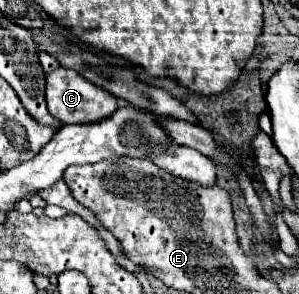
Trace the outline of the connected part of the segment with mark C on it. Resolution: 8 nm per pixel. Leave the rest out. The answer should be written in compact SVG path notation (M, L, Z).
M63 67L47 73L45 99L49 113L61 123L97 123L117 111L117 99L111 93L105 93L105 89L97 89L97 85L85 81L79 73L73 73L73 69Z

